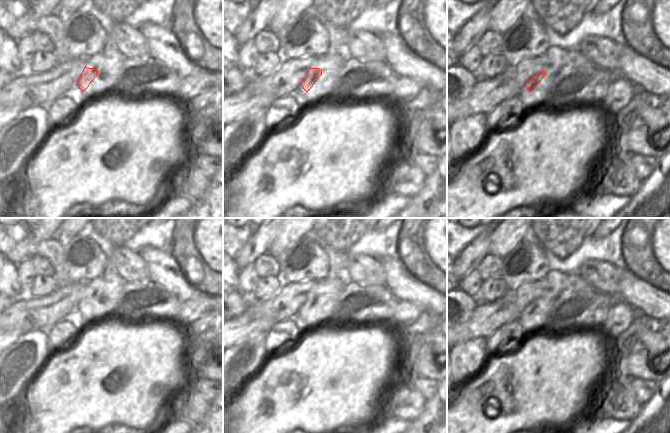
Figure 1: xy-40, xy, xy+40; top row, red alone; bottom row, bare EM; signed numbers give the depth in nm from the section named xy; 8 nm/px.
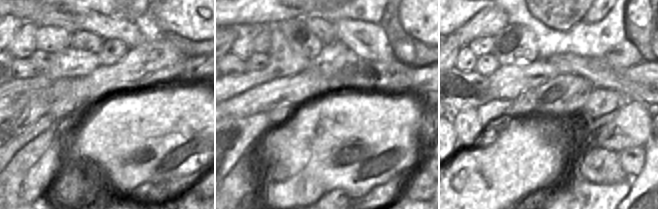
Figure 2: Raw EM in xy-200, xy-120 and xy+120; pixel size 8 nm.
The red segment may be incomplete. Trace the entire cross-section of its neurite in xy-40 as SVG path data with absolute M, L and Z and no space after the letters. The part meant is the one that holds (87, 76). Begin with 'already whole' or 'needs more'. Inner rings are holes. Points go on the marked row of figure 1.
already whole | M85 66L76 83L76 86L78 86L79 89L82 92L84 92L93 82L93 80L97 75L98 75L98 70L96 68L88 68Z

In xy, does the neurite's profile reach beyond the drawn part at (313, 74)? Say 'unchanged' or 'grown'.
unchanged

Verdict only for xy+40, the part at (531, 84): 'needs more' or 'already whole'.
already whole

